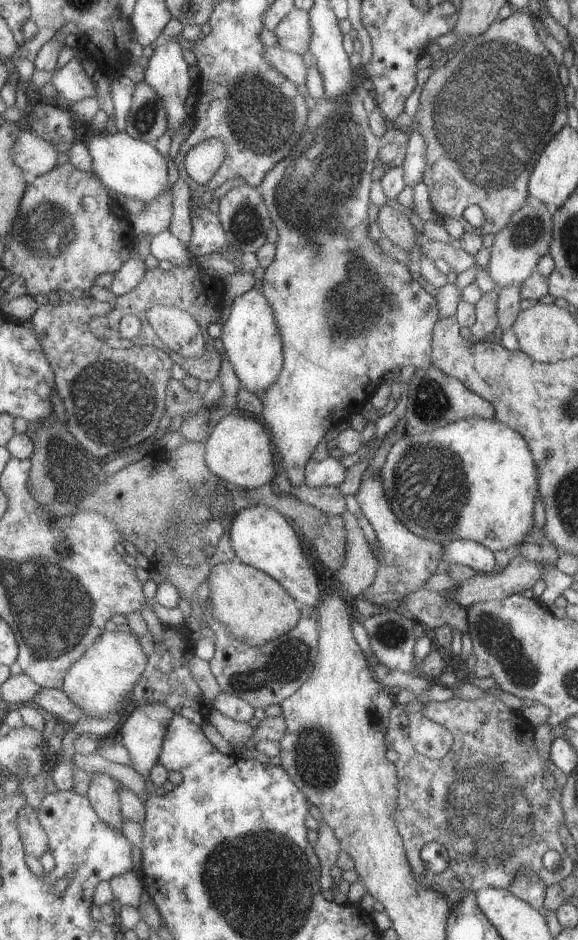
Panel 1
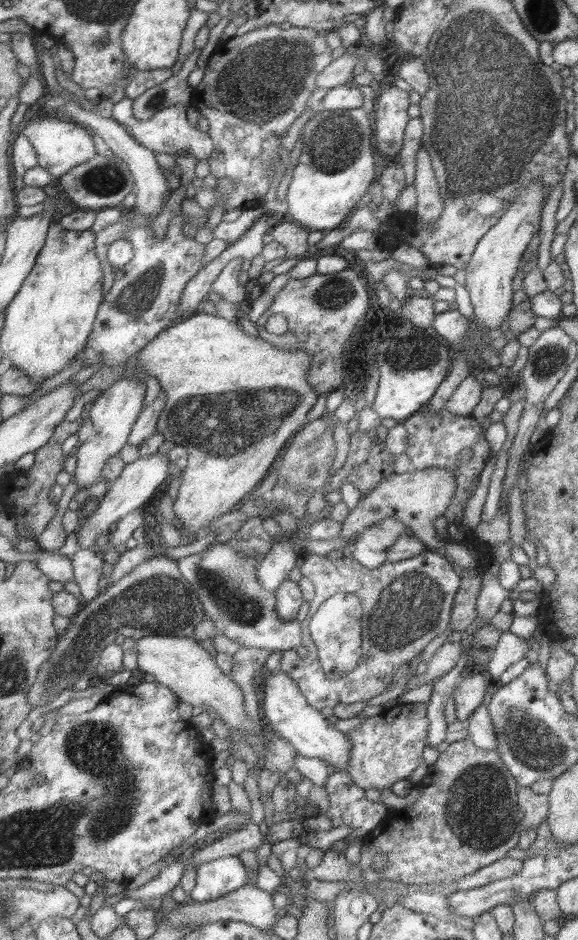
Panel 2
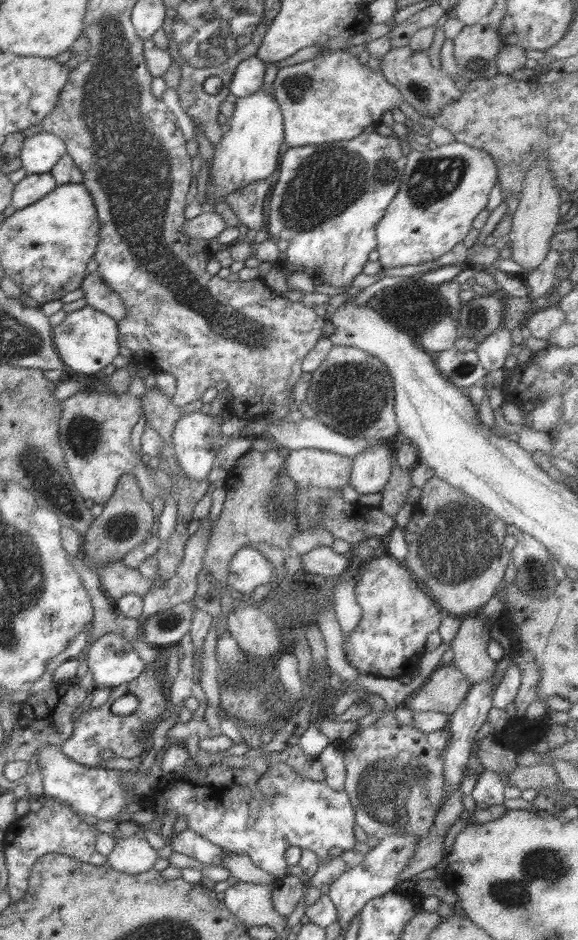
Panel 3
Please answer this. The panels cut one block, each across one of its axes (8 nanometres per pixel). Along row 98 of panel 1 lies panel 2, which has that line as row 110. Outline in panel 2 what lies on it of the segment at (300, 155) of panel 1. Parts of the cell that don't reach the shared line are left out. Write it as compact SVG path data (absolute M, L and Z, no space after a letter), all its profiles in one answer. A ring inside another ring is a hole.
M359 108L317 111L302 126L301 154L287 190L287 218L323 233L343 225L375 177L373 118Z

